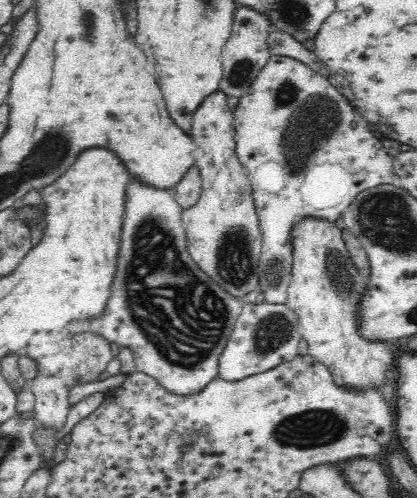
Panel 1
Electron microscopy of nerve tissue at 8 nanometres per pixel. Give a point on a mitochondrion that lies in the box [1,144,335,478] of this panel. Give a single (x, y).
(156, 268)

